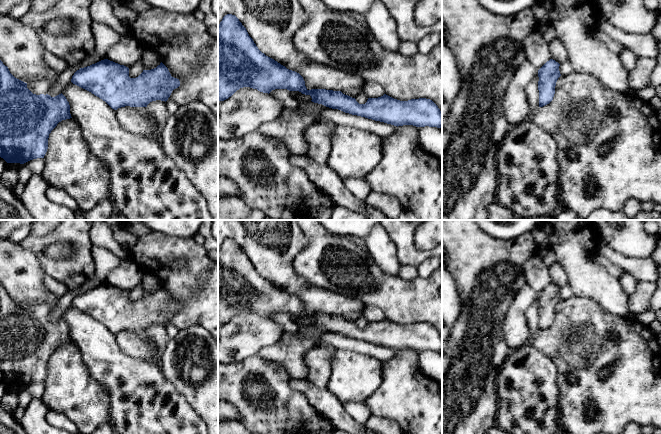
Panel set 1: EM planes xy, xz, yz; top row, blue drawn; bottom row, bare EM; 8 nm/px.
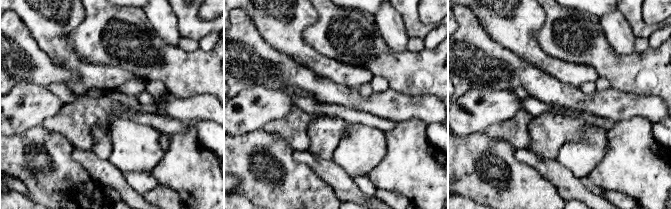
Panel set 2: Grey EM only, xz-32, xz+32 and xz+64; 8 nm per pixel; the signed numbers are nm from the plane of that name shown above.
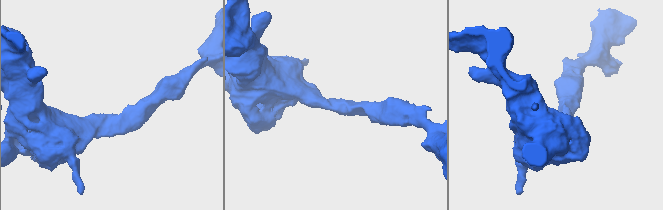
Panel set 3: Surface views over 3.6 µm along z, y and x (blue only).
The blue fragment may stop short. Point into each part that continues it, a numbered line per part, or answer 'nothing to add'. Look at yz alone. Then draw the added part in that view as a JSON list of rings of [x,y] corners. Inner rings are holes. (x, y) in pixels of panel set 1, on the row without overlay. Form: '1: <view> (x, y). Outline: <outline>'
nothing to add

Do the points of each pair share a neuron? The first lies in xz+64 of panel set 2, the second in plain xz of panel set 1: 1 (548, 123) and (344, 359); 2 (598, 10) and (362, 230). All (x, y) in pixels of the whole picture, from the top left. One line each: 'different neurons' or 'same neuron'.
1: different neurons
2: same neuron

